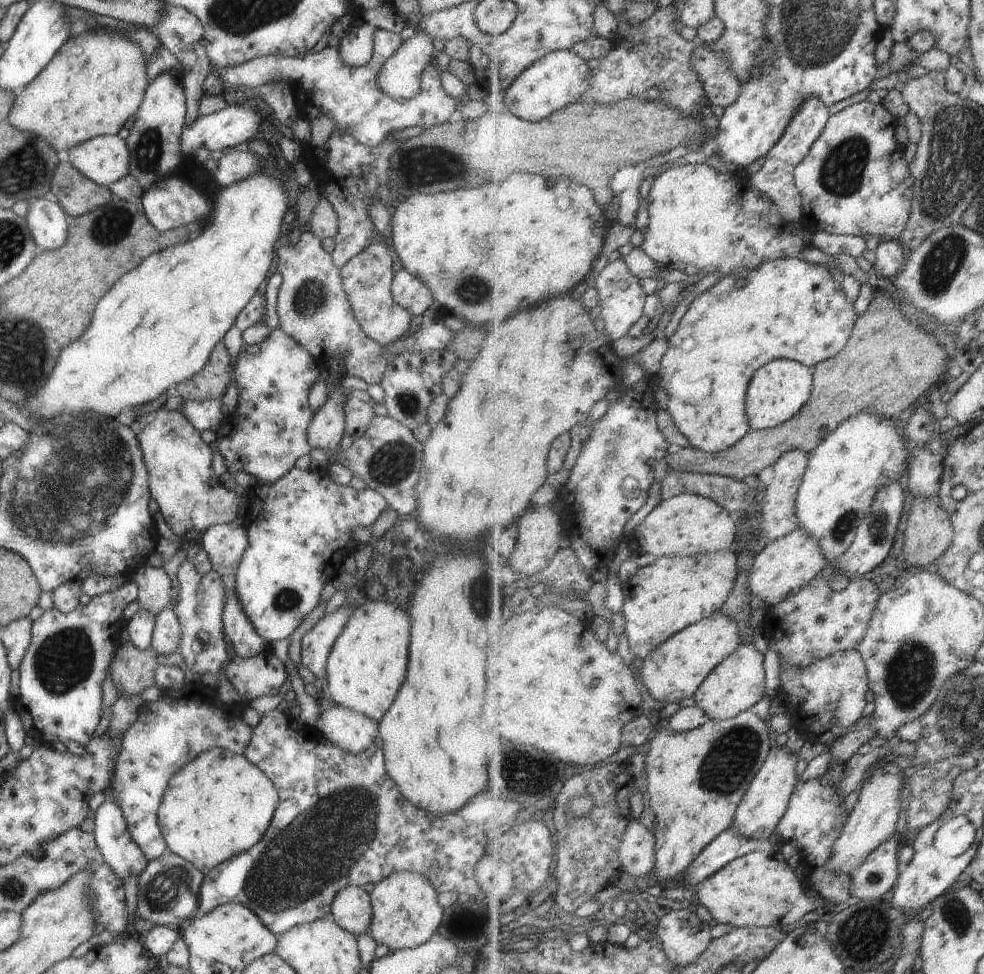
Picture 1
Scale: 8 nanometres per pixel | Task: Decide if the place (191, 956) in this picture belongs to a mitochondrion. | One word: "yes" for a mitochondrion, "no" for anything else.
no

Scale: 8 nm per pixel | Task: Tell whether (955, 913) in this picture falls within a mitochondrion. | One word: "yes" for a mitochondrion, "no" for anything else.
yes

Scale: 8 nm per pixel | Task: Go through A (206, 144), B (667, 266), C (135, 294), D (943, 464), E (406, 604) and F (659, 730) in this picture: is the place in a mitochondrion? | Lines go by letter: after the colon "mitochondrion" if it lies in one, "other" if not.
A: other
B: other
C: other
D: other
E: other
F: other

